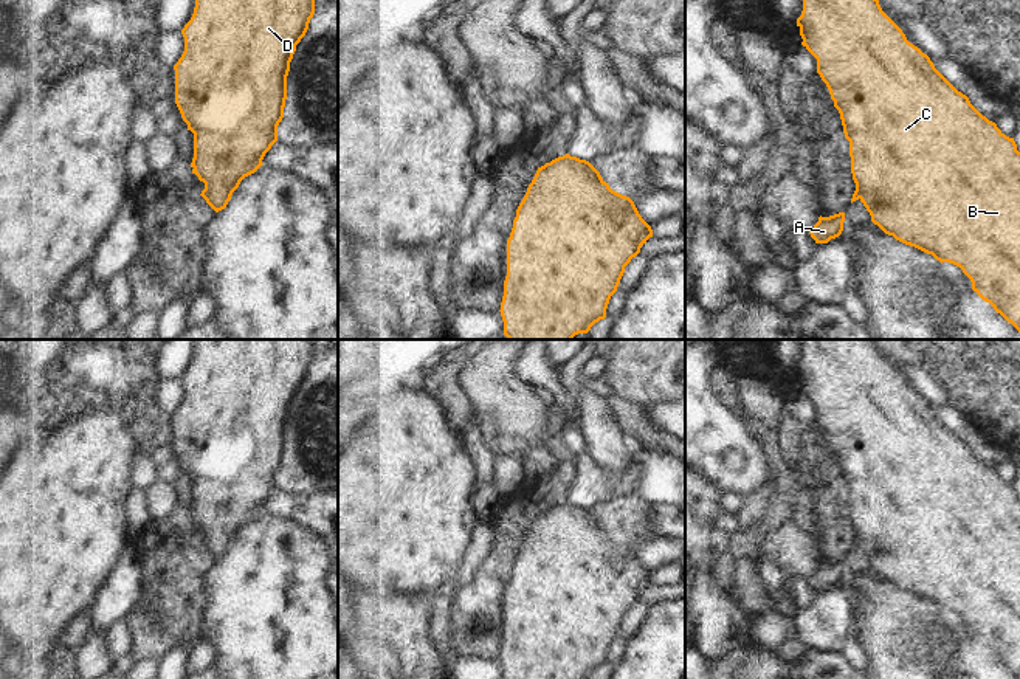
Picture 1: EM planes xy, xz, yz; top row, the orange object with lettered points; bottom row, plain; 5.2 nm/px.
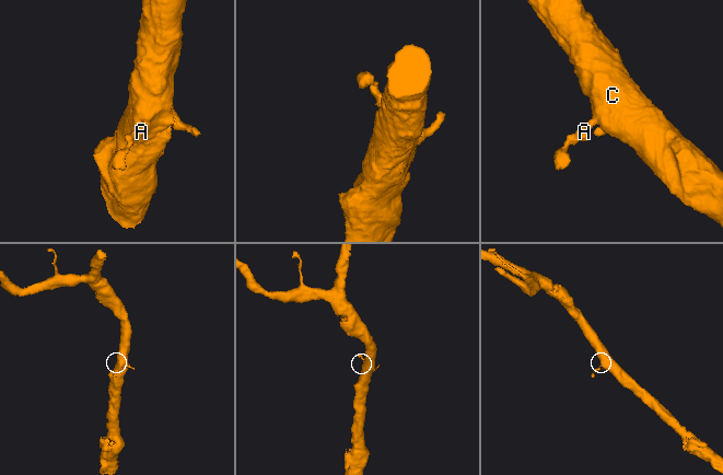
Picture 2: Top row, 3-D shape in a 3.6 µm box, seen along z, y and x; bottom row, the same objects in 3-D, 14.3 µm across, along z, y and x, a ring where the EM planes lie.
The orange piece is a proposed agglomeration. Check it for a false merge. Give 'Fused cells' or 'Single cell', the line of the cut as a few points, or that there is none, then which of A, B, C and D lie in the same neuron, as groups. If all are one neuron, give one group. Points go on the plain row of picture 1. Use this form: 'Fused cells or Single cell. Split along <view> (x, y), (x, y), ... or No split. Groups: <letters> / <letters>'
Single cell. No split. Groups: A B C D

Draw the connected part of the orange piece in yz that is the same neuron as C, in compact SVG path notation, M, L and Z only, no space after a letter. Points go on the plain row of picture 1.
M801 340L803 358L797 366L801 392L817 406L817 420L826 431L840 460L845 485L849 488L851 521L856 530L851 550L860 547L871 569L896 588L915 594L936 608L949 609L970 626L972 637L1020 679L1020 499L1014 485L983 464L966 442L958 439L933 412L930 405L910 391L902 377L882 358L870 340Z

